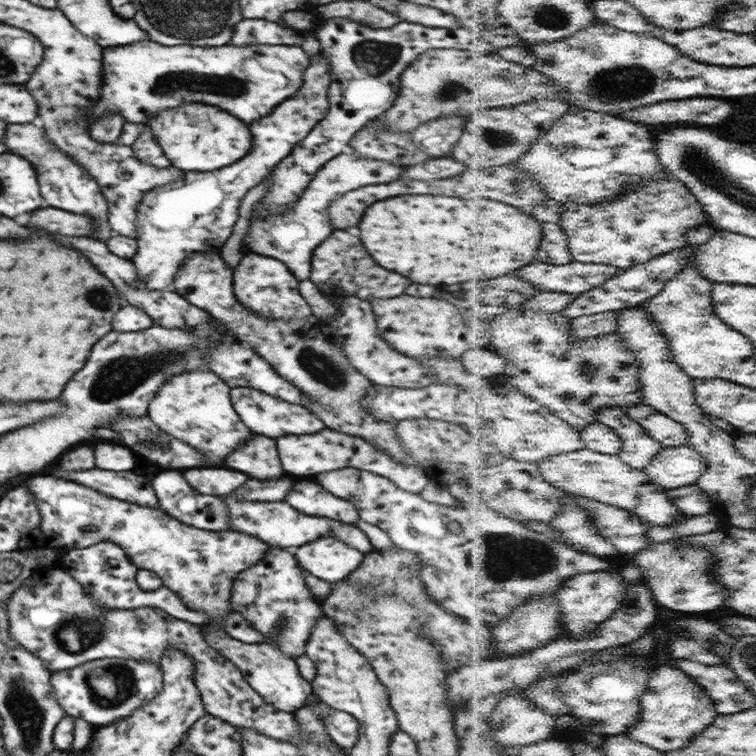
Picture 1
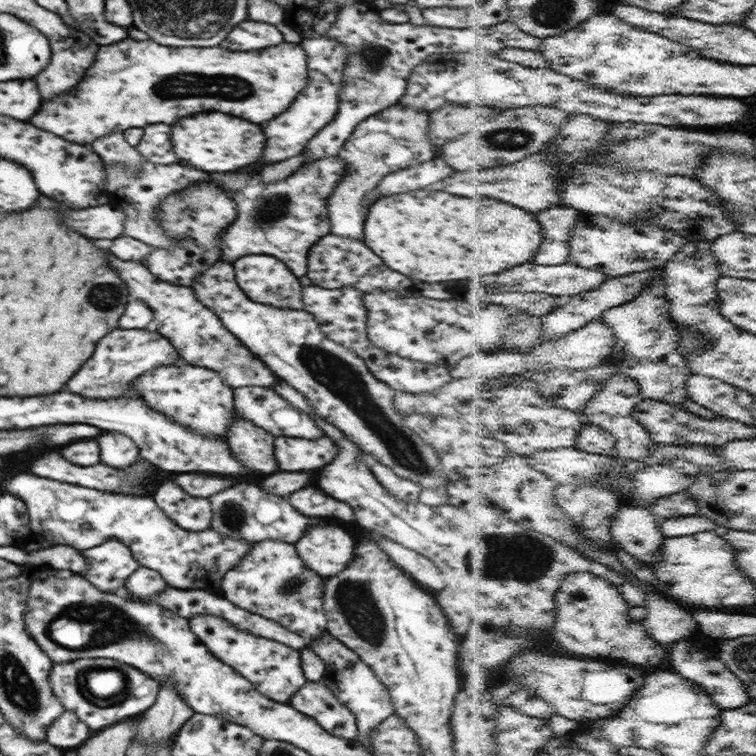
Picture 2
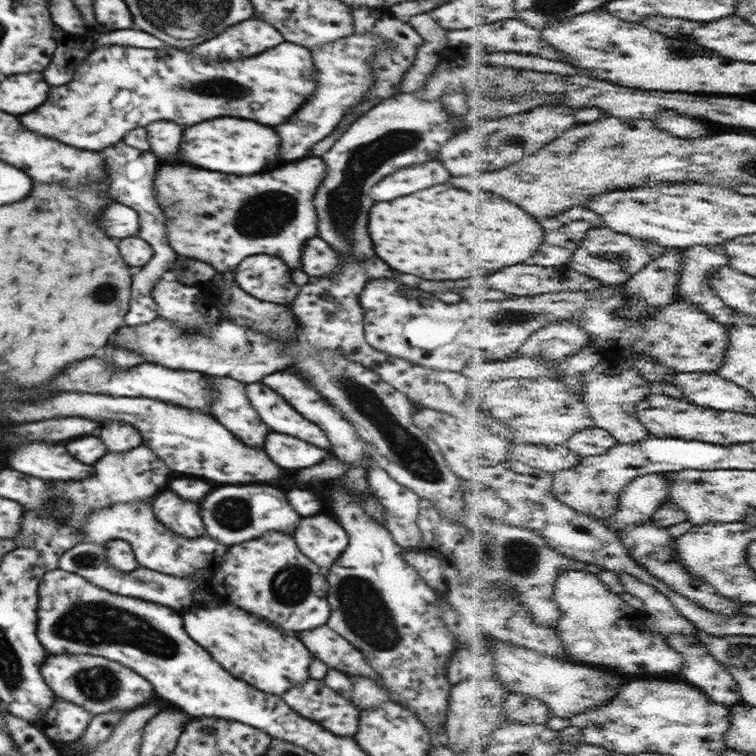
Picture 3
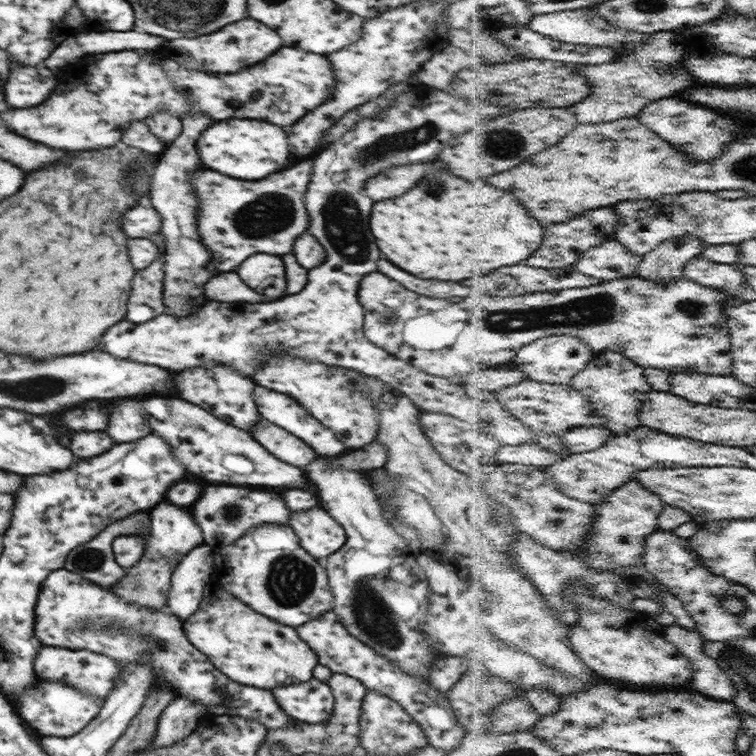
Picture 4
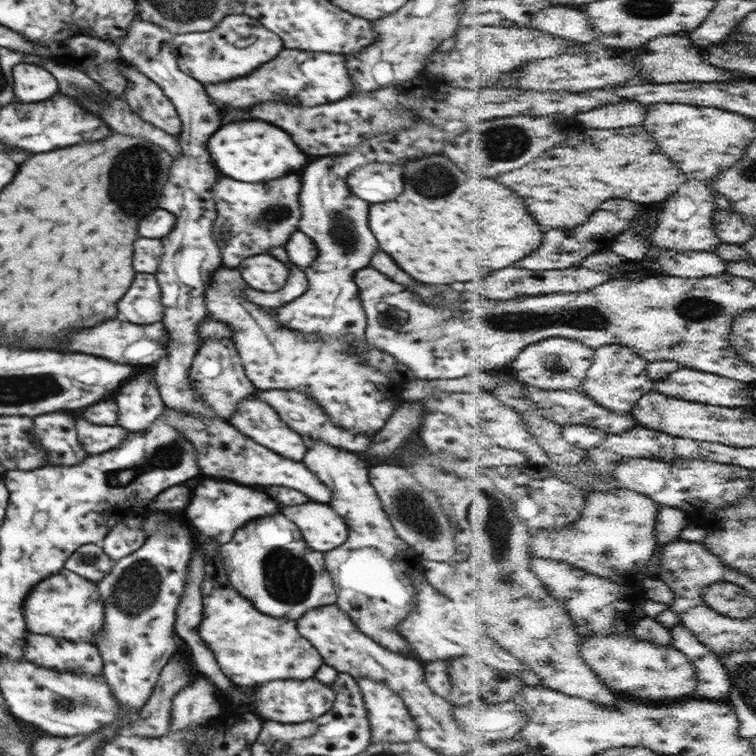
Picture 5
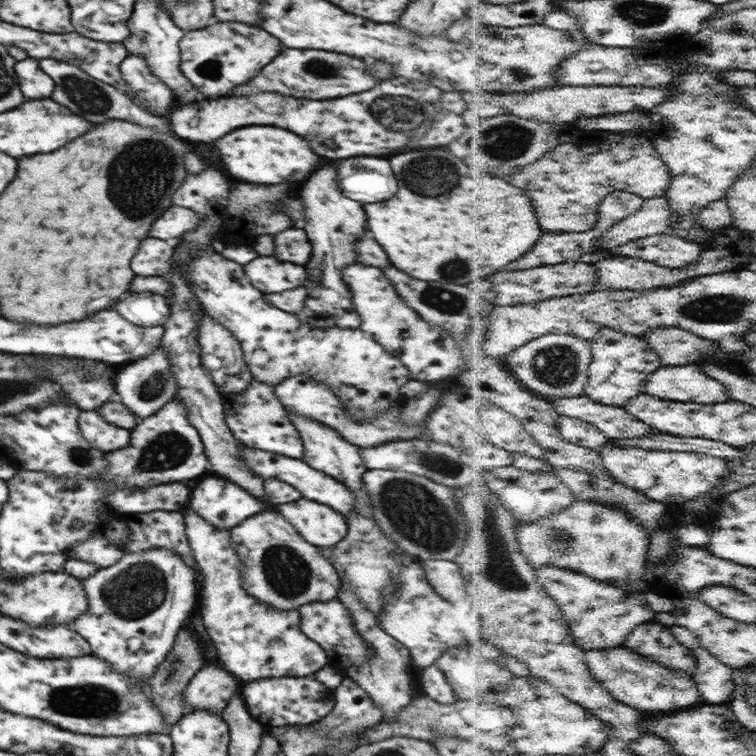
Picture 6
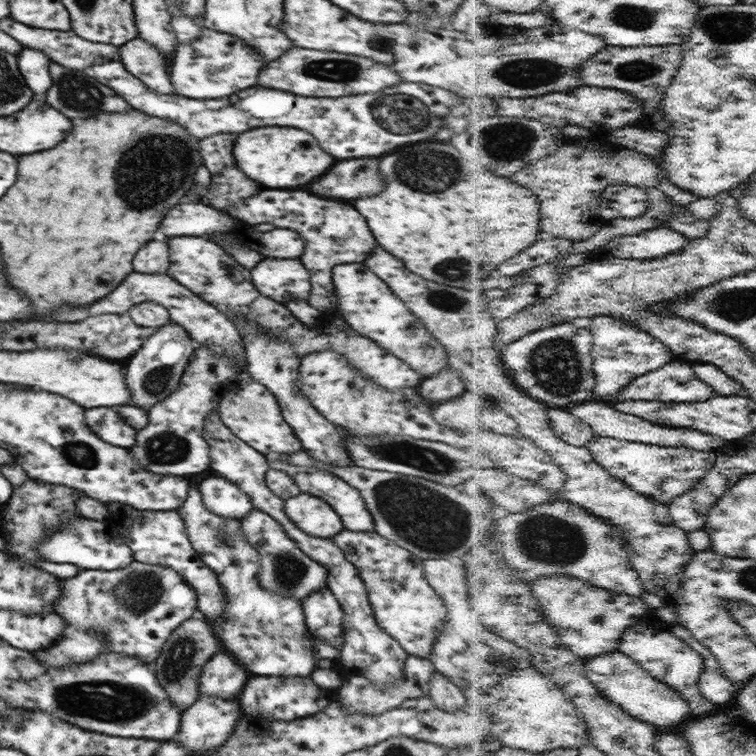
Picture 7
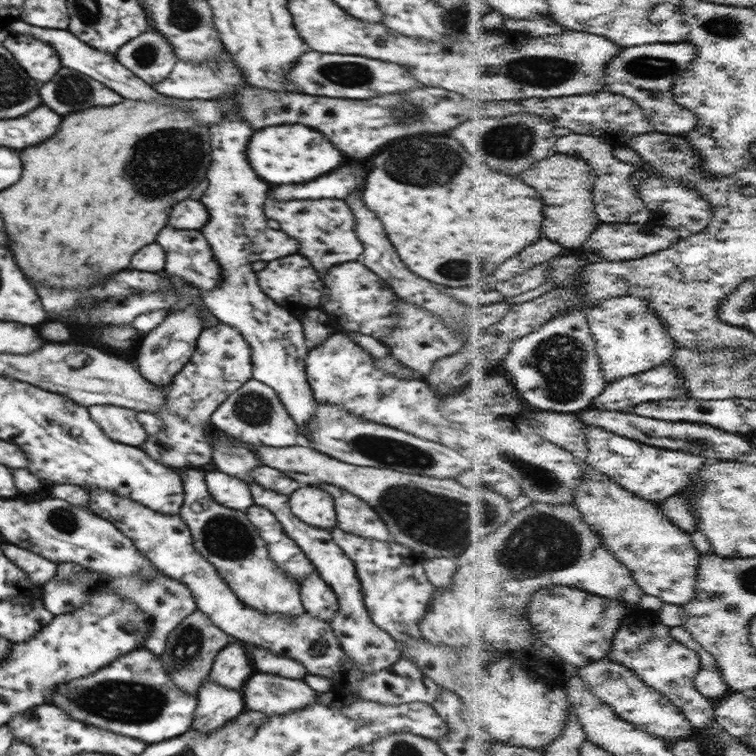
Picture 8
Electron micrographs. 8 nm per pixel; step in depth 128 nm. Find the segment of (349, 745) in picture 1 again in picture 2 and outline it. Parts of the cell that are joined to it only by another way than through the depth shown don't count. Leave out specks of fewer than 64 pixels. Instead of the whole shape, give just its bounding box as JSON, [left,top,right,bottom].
[288,681,358,740]

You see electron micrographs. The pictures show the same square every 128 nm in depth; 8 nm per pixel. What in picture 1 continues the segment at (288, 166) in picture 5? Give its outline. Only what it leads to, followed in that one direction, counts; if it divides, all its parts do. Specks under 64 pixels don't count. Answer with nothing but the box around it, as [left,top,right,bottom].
[144,102,252,170]

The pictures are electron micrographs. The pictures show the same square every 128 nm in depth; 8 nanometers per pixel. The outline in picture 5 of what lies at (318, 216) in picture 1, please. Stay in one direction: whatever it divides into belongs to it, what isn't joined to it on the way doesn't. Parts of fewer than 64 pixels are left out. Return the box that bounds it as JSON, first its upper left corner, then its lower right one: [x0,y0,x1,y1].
[213,174,300,268]

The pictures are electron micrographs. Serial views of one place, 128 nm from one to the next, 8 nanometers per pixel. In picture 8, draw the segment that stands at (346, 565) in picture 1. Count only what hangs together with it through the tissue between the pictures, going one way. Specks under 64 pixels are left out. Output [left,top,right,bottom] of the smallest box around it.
[289,485,337,530]

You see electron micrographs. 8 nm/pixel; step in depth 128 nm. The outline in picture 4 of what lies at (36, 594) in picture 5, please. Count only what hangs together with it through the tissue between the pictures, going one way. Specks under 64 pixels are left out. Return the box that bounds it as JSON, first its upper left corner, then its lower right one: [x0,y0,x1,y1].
[35,569,298,728]

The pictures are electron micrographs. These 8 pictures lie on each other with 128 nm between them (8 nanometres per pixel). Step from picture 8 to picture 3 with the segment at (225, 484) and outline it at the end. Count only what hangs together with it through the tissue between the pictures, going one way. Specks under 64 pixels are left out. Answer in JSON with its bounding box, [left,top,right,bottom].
[201,486,300,547]

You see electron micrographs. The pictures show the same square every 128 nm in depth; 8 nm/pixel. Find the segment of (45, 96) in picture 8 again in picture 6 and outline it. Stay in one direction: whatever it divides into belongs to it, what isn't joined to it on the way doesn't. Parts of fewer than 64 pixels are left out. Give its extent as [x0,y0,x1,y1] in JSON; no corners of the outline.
[38,59,170,132]

